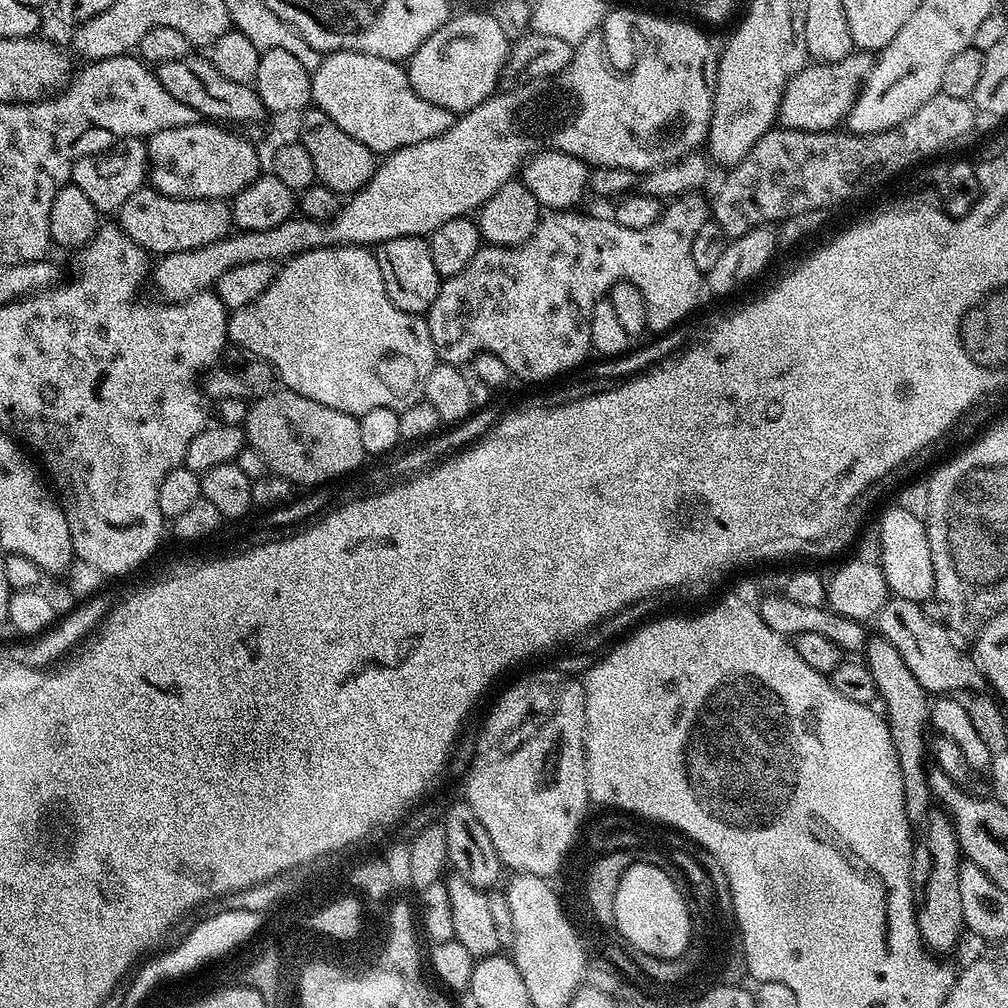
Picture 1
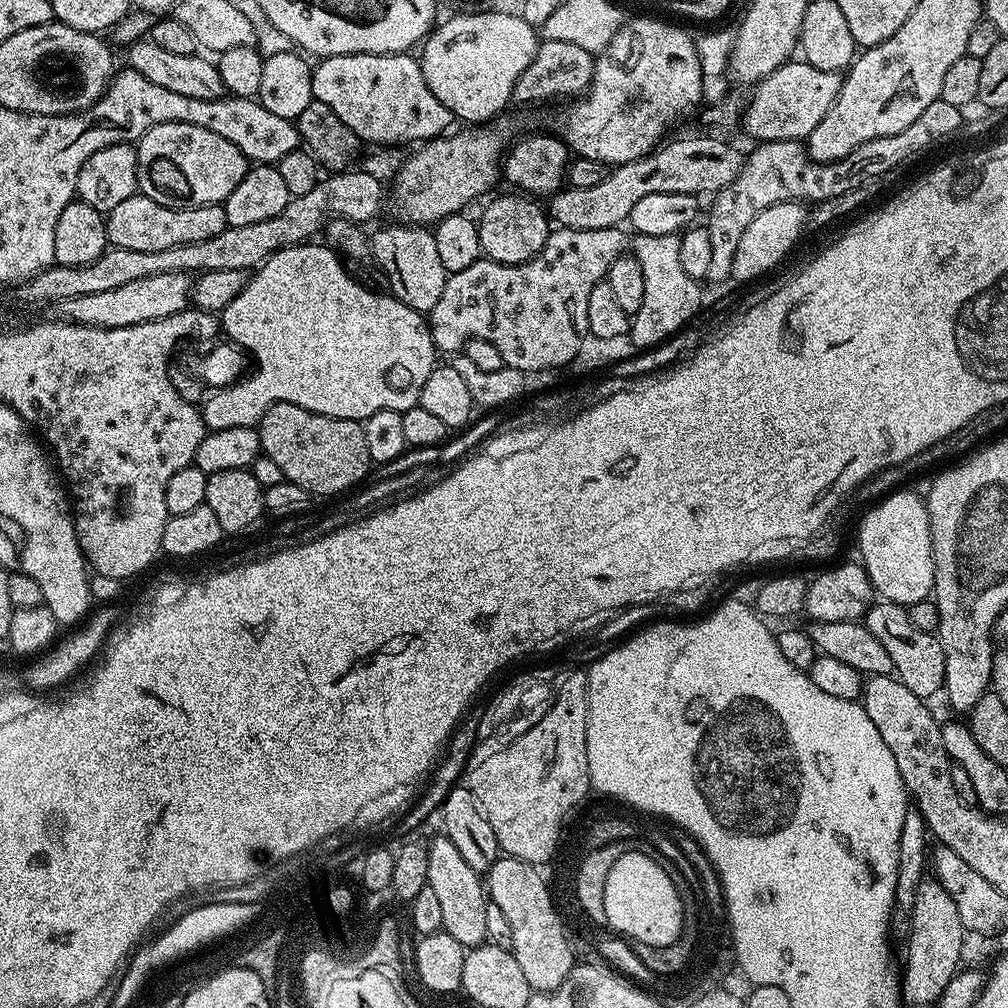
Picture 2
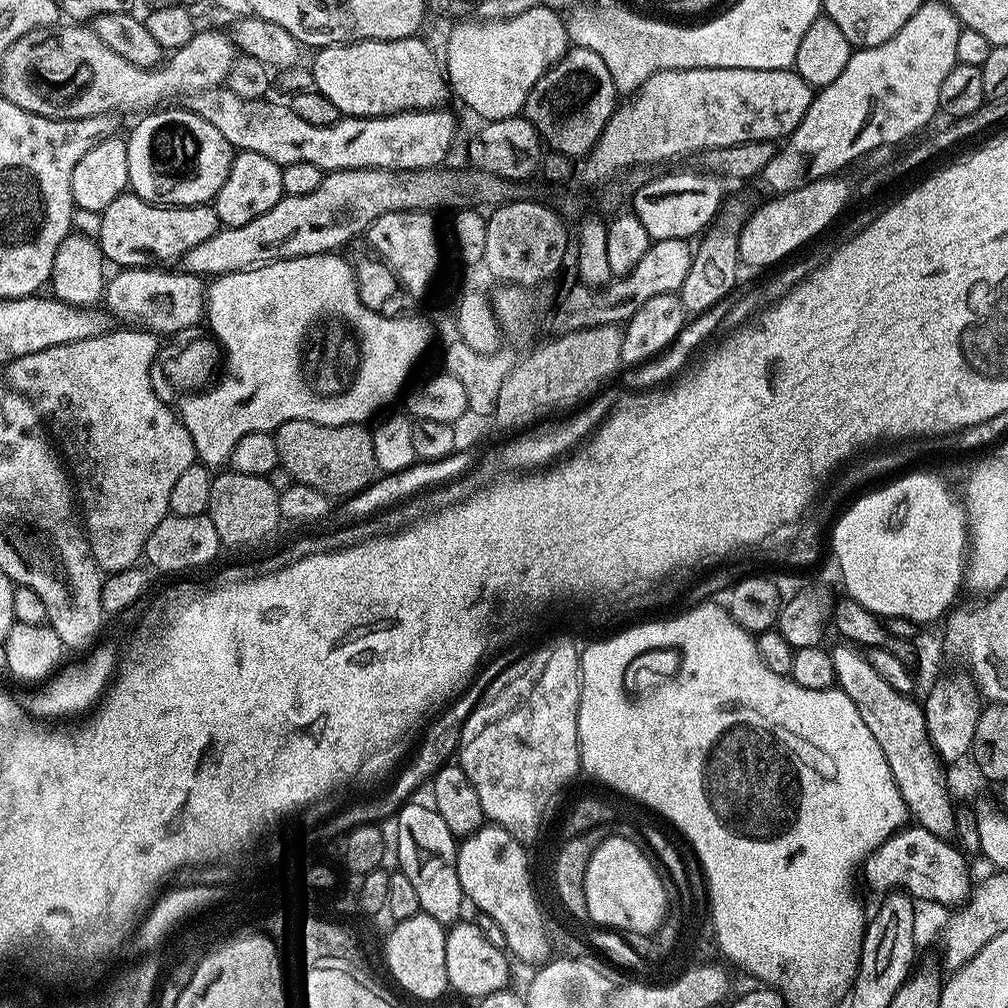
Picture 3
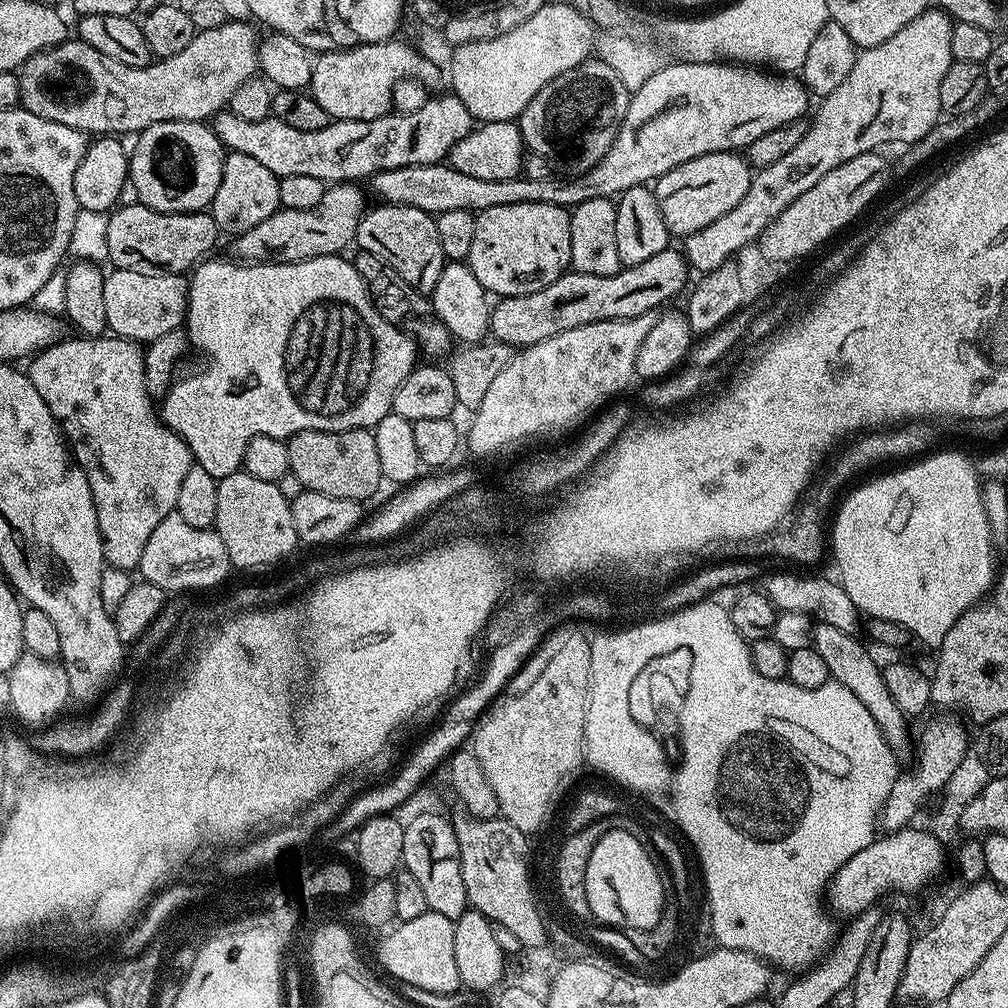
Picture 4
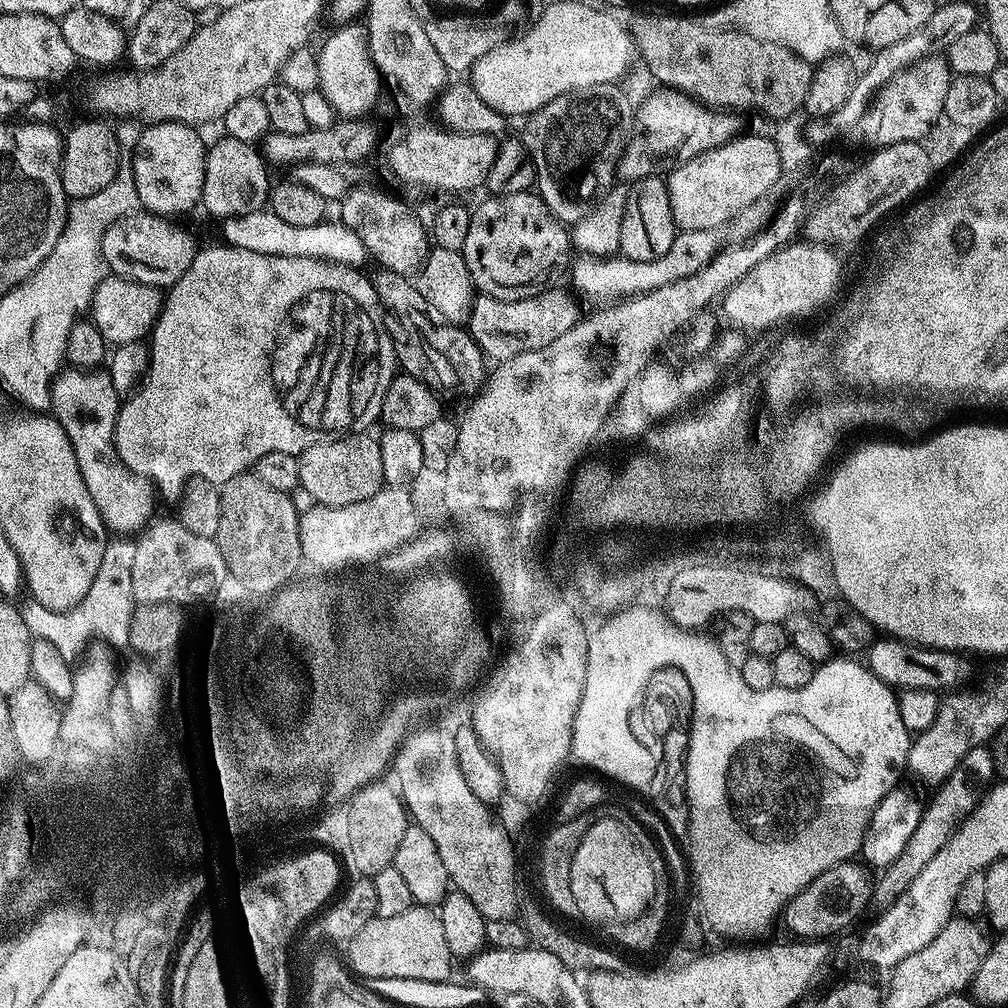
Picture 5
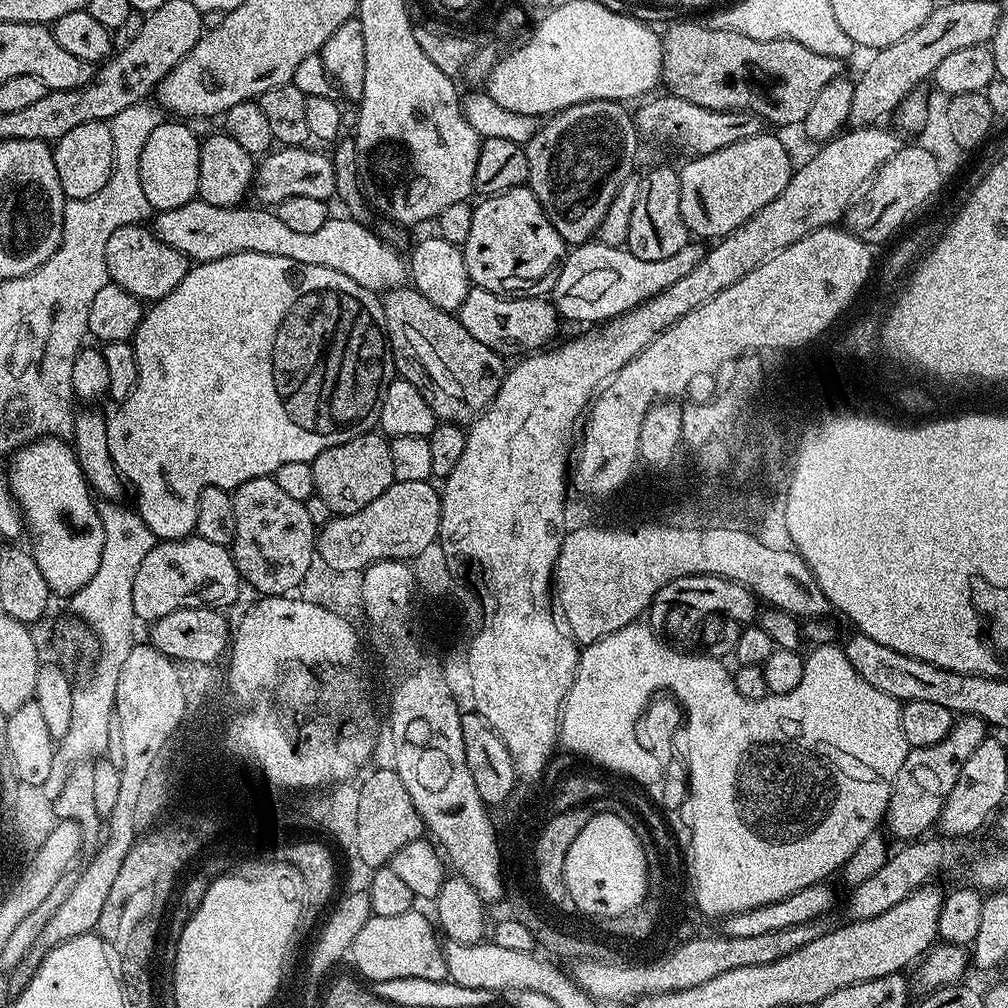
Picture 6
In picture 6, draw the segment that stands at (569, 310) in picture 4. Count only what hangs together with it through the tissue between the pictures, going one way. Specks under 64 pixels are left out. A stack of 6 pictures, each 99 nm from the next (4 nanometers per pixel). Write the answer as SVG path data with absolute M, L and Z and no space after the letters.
M475 286L469 287L458 319L477 342L490 346L490 350L505 358L520 358L543 349L549 343L547 340L555 334L556 327L562 324L551 299L544 296L499 296Z

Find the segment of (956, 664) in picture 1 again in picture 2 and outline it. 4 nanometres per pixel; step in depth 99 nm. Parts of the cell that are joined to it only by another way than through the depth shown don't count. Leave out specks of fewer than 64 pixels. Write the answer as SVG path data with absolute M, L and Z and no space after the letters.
M881 599L869 608L862 623L868 627L870 634L874 634L874 638L878 638L878 642L882 642L886 654L890 654L896 679L906 686L906 690L910 690L910 694L929 698L944 686L944 651L939 639L933 633L931 636L926 629L919 628L908 612L911 611L905 605Z

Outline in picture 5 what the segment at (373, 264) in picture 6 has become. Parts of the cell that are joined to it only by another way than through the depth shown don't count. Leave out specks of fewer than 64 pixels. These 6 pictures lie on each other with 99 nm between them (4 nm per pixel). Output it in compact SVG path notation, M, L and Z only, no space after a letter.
M265 210L223 221L222 228L223 239L233 248L254 250L254 254L263 256L314 258L349 266L363 265L363 260L369 259L368 251L362 246L362 238L358 238L354 230L339 222L325 222L318 226L289 226L288 223L282 222L282 218L278 218L278 214Z

